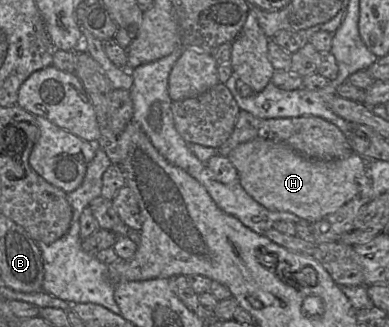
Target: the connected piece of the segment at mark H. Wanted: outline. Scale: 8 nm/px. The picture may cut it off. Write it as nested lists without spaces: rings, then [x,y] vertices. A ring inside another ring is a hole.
[[[256,138],[239,144],[227,157],[238,172],[241,186],[255,201],[270,211],[290,212],[310,223],[335,213],[352,200],[367,183],[371,183],[367,170],[368,161],[355,152],[340,159],[310,159],[283,143]]]

